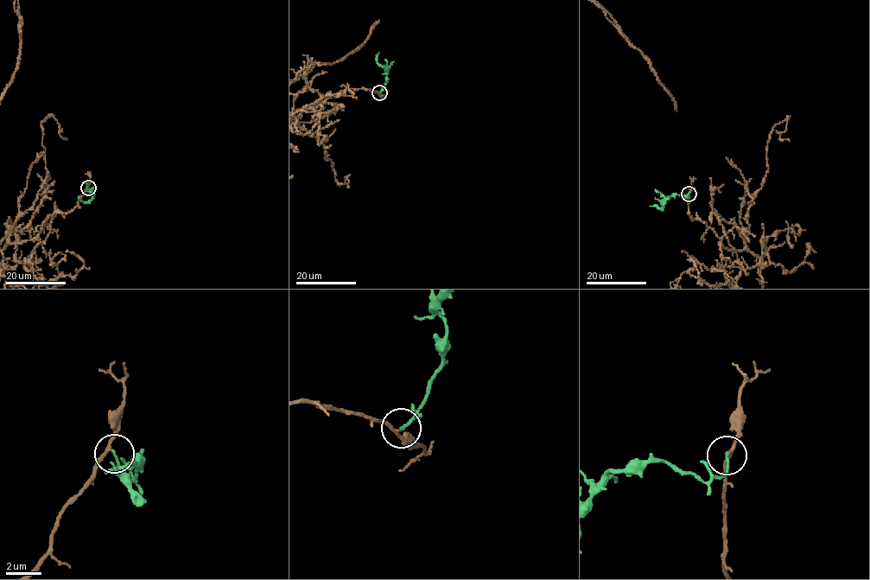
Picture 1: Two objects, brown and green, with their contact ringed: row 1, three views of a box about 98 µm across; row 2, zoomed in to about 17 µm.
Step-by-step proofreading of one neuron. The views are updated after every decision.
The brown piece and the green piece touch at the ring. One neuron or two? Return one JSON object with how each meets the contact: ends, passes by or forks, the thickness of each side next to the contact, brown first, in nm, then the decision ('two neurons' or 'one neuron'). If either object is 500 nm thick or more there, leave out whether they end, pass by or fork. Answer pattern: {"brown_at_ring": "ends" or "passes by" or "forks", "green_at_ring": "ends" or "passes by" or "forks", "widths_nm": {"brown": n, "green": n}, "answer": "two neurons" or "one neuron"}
{"brown_at_ring": "passes by", "green_at_ring": "ends", "widths_nm": {"brown": 150, "green": 150}, "answer": "two neurons"}

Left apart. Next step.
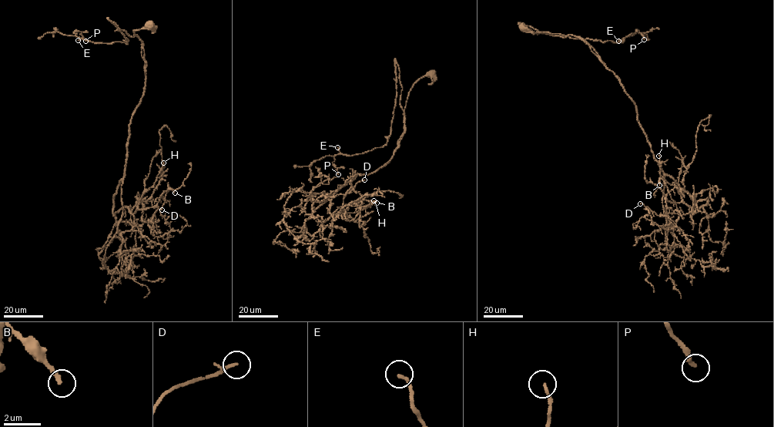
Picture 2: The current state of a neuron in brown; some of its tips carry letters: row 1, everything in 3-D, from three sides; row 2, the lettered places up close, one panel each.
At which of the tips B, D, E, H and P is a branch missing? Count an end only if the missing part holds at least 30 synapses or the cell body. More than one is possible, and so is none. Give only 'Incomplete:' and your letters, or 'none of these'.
Incomplete: B, E

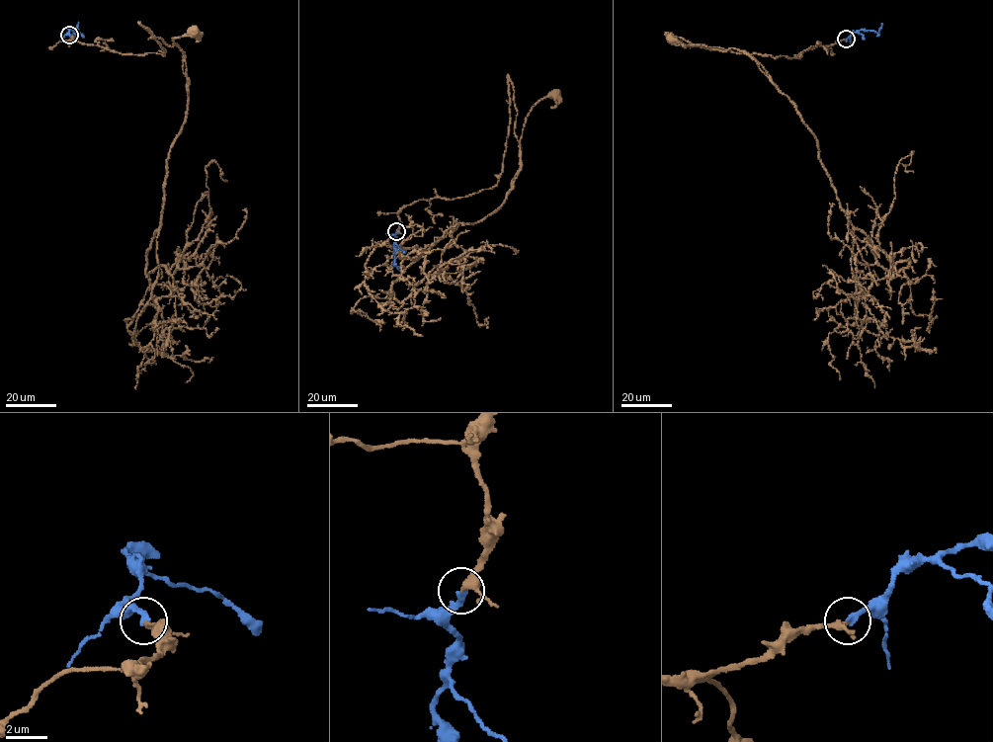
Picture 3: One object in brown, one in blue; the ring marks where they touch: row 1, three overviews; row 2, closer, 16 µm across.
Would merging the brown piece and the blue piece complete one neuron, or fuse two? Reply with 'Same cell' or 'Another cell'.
Same cell

